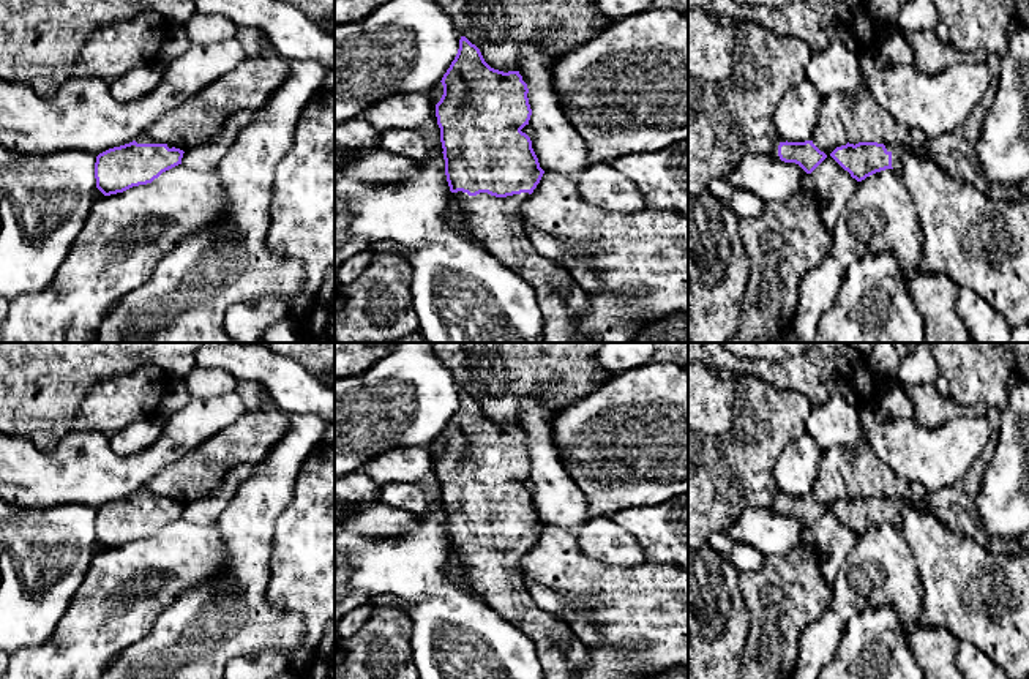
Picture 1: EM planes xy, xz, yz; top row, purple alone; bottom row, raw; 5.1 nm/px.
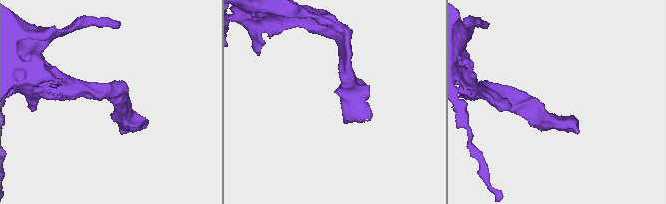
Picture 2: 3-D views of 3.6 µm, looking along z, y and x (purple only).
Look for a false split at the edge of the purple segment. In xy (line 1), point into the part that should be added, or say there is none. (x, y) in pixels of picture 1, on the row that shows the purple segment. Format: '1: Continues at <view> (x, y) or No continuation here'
1: Continues at xy (142, 139)

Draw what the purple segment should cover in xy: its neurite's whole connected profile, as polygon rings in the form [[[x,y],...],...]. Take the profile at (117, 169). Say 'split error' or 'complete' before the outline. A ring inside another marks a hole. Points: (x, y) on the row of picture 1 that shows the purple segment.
split error; [[[142,134],[136,141],[96,156],[96,188],[104,194],[123,193],[152,183],[163,172],[181,164],[183,150]]]

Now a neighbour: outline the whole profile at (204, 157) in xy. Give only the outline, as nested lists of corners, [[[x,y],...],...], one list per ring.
[[[238,111],[226,118],[223,126],[202,144],[185,150],[181,164],[196,171],[207,172],[218,167],[240,133],[256,120],[256,111]]]

